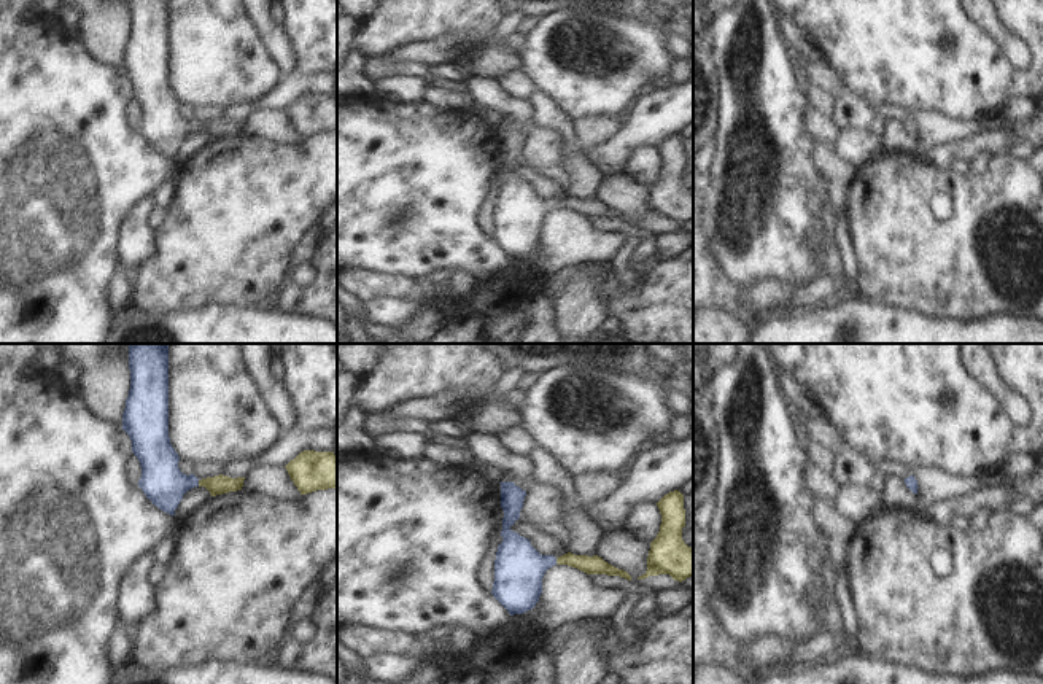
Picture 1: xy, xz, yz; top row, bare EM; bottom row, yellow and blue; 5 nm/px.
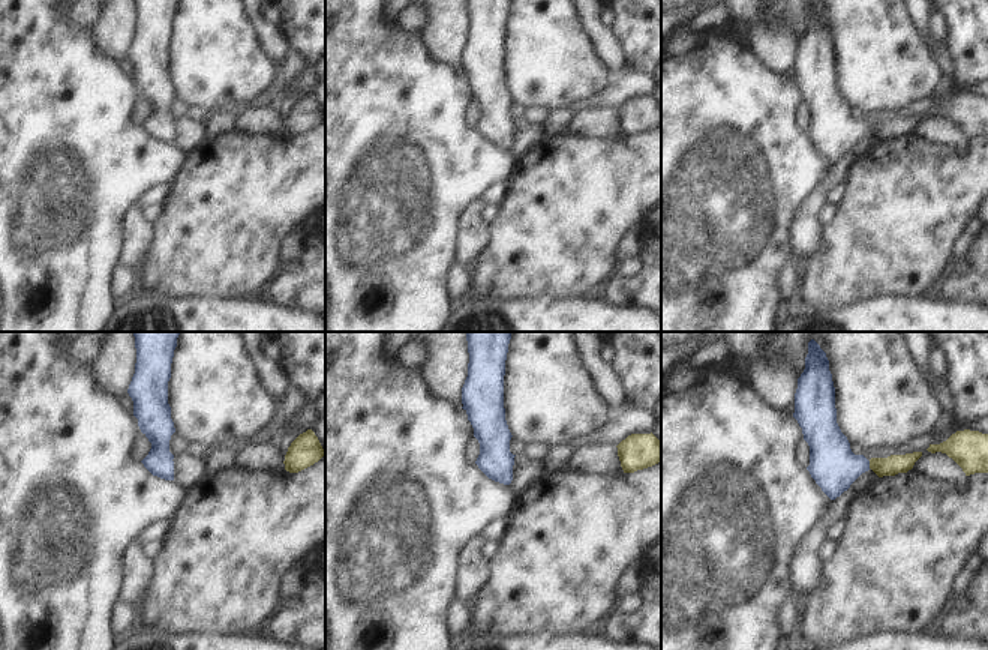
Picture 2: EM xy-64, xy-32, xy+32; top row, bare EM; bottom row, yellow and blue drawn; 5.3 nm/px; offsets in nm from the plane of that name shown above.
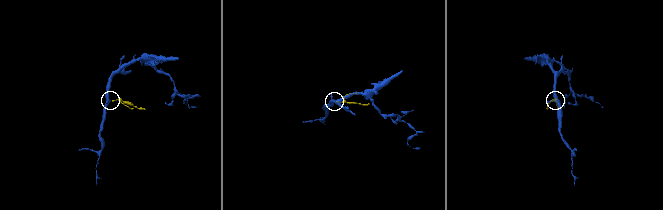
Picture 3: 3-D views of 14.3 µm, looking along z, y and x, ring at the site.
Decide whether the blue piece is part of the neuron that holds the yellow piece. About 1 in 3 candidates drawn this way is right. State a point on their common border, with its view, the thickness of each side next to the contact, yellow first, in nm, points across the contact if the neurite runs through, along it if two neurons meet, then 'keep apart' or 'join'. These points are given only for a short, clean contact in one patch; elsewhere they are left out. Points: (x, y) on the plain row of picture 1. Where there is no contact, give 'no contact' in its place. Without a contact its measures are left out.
xy (199, 128) | 100/220 nm | across xy (220, 128), (199, 128), (162, 126) | join

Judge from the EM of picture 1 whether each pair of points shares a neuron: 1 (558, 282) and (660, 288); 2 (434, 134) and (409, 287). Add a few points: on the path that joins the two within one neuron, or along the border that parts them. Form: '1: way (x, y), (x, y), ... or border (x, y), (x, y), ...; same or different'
1: way (584, 272), (595, 272), (617, 295), (635, 295); same
2: border (374, 271), (406, 274), (412, 279); different

